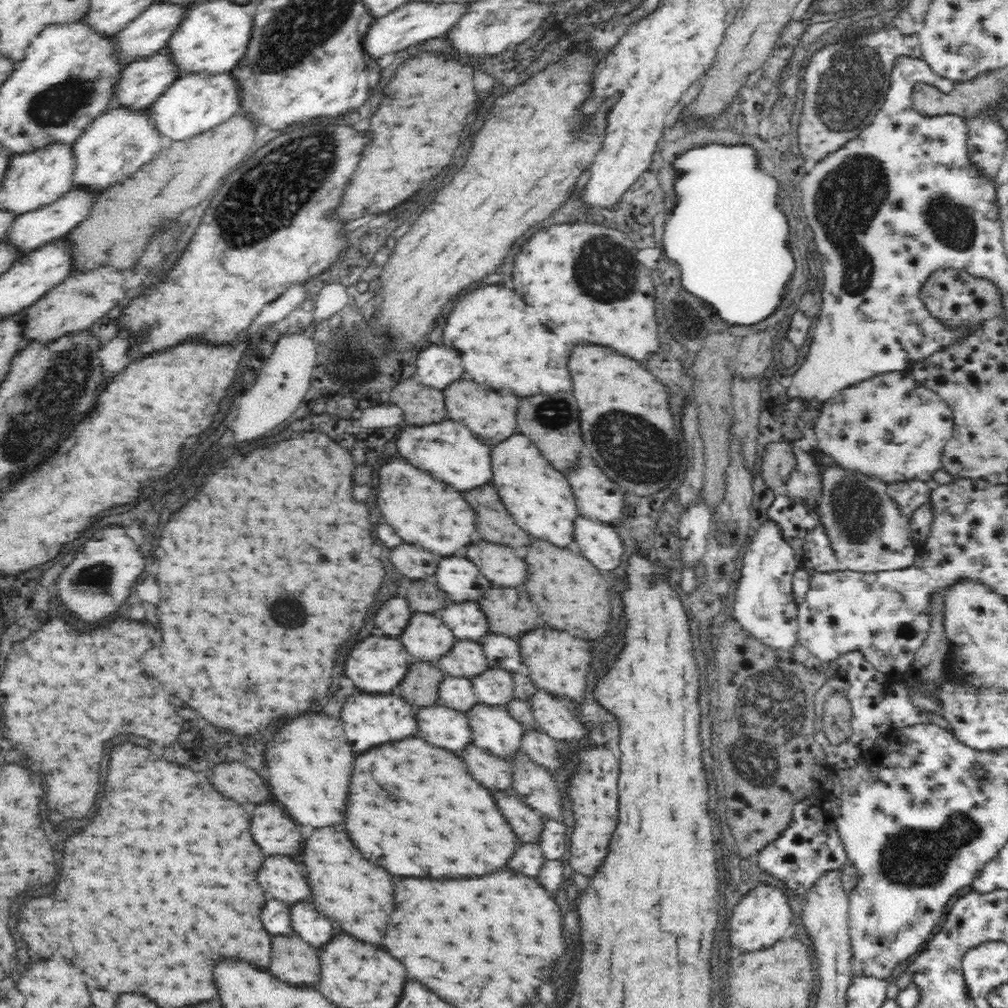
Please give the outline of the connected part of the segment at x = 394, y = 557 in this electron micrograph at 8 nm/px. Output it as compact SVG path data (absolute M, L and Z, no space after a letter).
M402 544L398 548L392 550L390 560L396 566L396 570L406 576L408 580L416 582L416 580L426 580L428 574L432 574L438 566L438 556L432 560L432 554L428 554L428 550L420 548L420 546L412 546L412 544Z

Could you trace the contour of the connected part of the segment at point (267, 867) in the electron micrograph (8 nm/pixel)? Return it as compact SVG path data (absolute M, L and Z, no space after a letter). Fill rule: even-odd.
M288 856L266 858L264 868L258 872L258 882L270 898L284 902L300 902L310 896L310 884L298 870L298 864Z

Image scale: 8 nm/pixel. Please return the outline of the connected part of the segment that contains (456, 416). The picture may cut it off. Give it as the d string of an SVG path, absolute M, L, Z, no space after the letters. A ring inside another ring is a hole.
M460 380L456 384L450 384L444 390L444 398L446 398L446 408L452 420L466 424L478 440L484 440L490 446L496 446L504 440L508 440L512 434L516 434L516 416L518 416L518 404L520 398L514 396L512 392L506 394L496 394L494 390L480 386L472 380Z

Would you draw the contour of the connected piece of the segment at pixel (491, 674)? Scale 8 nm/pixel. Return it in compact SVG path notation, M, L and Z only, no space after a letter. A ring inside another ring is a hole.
M489 668L482 675L470 680L482 704L505 706L515 698L514 680L510 672Z

